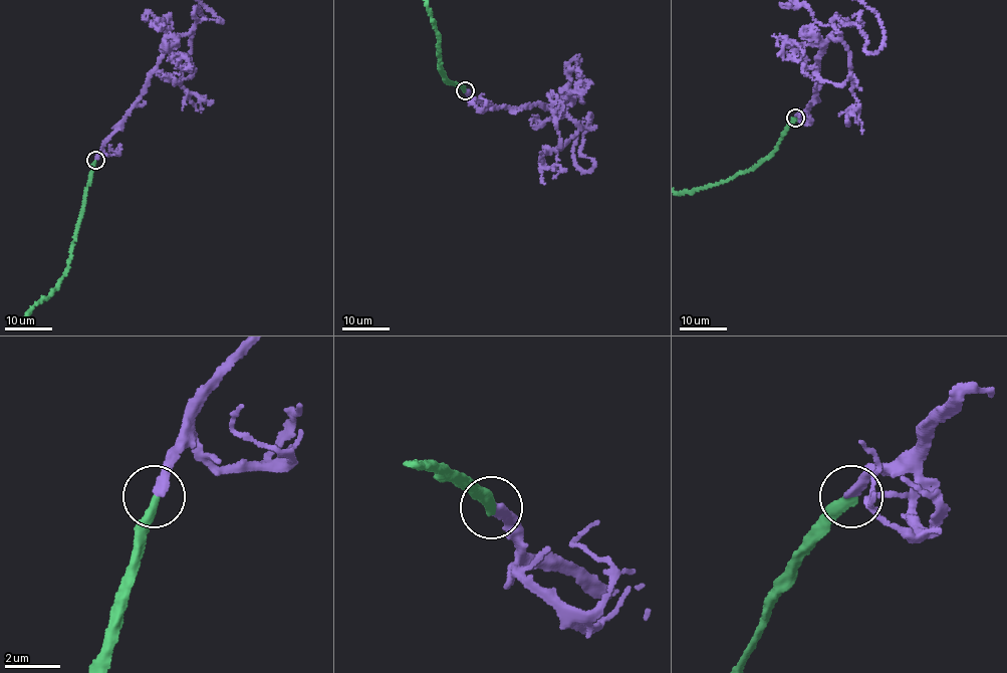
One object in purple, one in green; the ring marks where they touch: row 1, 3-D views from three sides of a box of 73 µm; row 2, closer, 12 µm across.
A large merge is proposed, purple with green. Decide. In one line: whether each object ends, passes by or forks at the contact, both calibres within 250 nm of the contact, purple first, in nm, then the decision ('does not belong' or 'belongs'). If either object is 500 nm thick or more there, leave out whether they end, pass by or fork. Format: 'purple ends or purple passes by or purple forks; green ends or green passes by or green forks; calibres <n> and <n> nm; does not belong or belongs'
purple ends; green ends; calibres 360 and 360 nm; belongs

